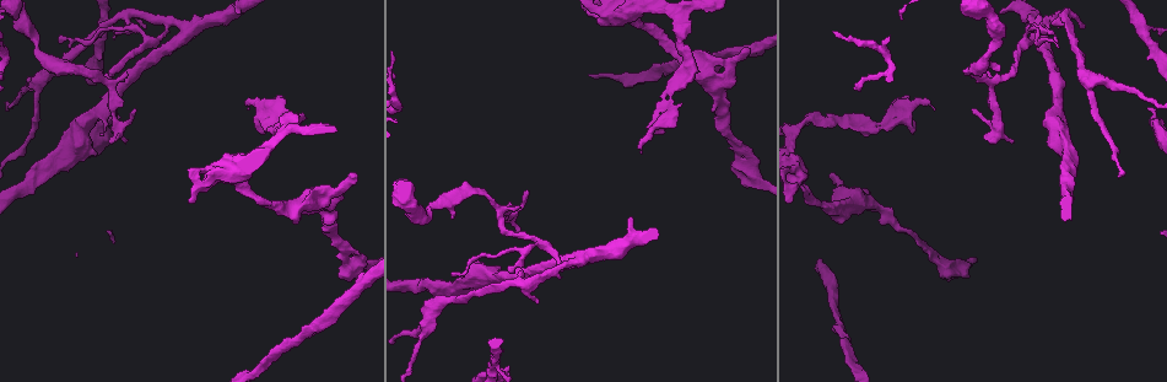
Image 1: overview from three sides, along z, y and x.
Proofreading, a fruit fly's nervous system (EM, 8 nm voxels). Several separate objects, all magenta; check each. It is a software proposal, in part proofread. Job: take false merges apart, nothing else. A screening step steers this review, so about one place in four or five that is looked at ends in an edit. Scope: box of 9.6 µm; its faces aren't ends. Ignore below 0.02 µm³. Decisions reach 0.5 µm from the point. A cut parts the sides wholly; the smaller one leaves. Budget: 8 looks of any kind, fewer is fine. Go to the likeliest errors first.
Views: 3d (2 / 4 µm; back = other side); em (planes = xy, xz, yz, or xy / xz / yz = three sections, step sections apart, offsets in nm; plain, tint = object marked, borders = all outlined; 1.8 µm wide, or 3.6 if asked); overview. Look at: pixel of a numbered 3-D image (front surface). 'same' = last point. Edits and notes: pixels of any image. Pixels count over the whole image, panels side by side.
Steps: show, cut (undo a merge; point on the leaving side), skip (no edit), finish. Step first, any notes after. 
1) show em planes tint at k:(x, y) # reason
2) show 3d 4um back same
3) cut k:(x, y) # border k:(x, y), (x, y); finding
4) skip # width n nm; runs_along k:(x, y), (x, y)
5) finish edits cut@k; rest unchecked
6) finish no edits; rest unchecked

show em planes plain at 1:(269, 128) # abrupt turn

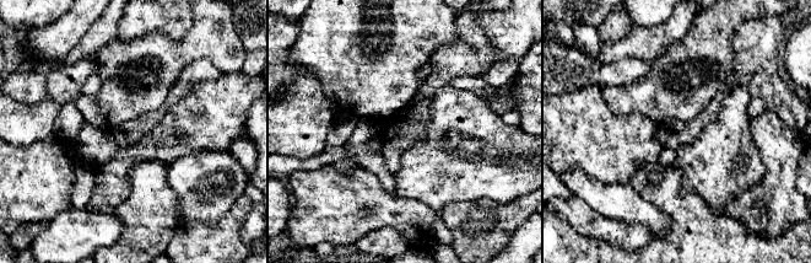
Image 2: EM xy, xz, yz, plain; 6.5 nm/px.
show em planes borders same

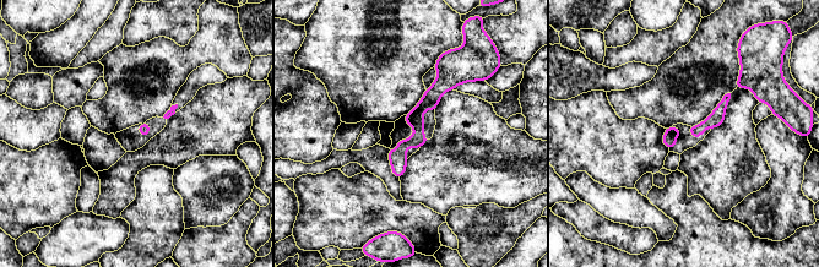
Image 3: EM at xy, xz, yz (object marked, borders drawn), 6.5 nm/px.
skip # width 80 nm; continuous, no second neuron

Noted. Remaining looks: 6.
show 3d 2um at 1:(558, 260) # four or more arms meet

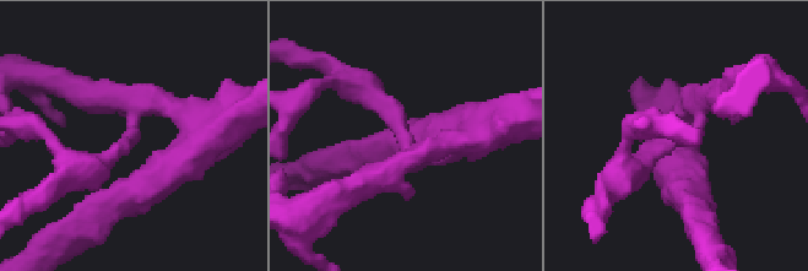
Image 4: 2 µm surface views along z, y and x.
show em planes tint at 4:(408, 136) # arms 4; shape alone is not enough

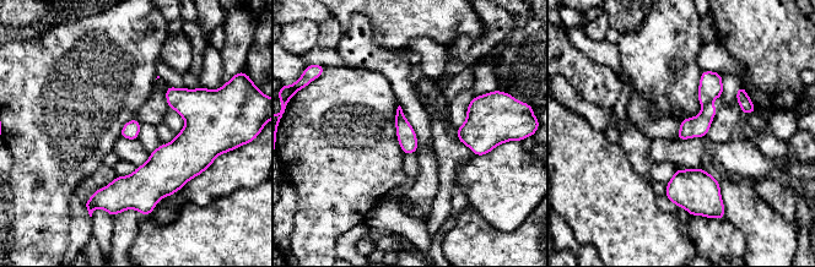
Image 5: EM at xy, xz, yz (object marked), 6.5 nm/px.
cut 5:(697, 126) # width 110 nm; border 5:(711, 101), (702, 107); a second neuron is stuck on

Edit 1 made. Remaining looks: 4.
show em planes tint at 1:(342, 252) # calibre changes

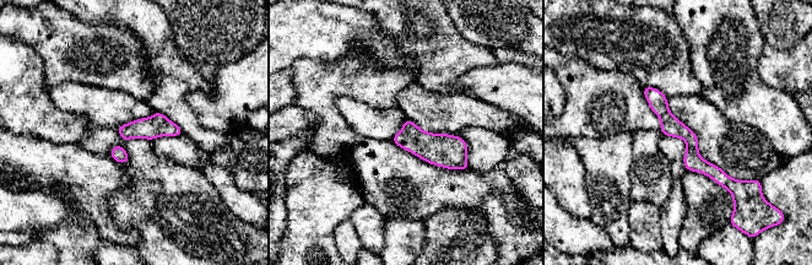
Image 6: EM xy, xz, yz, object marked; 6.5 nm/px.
skip # runs_along 6:(647, 90), (692, 155), (736, 183); all the same neuron

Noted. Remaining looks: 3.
finish edits cut@5; rest unchecked

